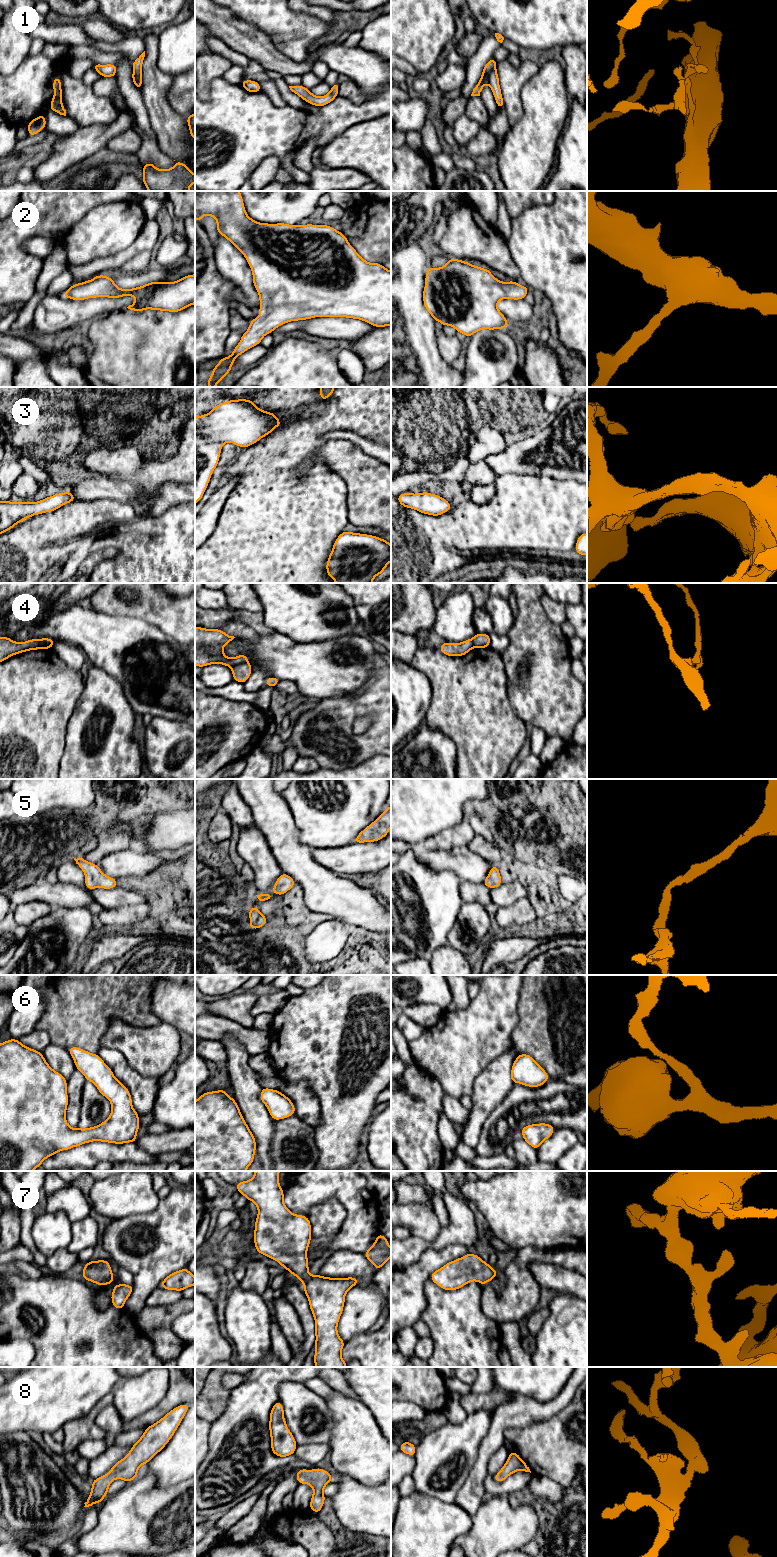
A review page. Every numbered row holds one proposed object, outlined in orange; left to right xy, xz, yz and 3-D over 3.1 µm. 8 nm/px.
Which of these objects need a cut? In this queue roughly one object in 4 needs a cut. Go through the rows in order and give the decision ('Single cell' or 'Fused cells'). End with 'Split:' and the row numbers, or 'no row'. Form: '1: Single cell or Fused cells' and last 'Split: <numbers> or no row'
1: Fused cells
2: Single cell
3: Single cell
4: Fused cells
5: Single cell
6: Single cell
7: Single cell
8: Single cell
Split: 1, 4

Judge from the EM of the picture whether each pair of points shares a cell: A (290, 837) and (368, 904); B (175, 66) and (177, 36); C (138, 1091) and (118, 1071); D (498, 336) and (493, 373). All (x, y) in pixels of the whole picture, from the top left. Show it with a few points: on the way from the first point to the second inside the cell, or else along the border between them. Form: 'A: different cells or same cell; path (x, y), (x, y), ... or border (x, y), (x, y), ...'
A: same cell; path (300, 859), (338, 897), (346, 900)
B: same cell; path (175, 59), (177, 43)
C: same cell; path (134, 1086), (123, 1075)
D: same cell; path (507, 345), (507, 359), (502, 364)

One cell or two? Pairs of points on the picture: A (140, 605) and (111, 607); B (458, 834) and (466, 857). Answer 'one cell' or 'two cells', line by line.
A: one cell
B: two cells

